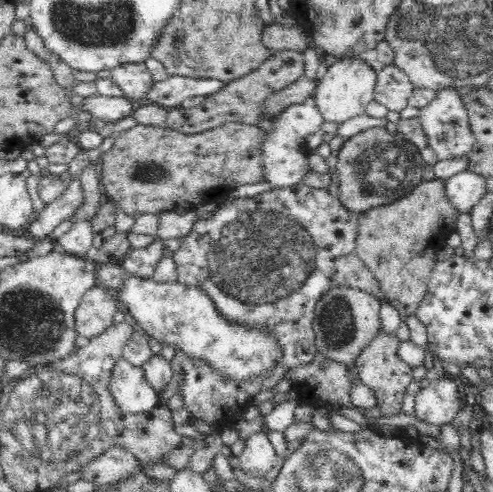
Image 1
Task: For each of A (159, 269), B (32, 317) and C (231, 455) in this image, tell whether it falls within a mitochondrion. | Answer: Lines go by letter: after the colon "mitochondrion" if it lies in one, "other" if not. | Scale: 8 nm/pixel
A: other
B: mitochondrion
C: other

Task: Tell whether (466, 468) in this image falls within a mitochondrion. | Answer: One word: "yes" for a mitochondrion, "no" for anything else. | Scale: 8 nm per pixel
no

